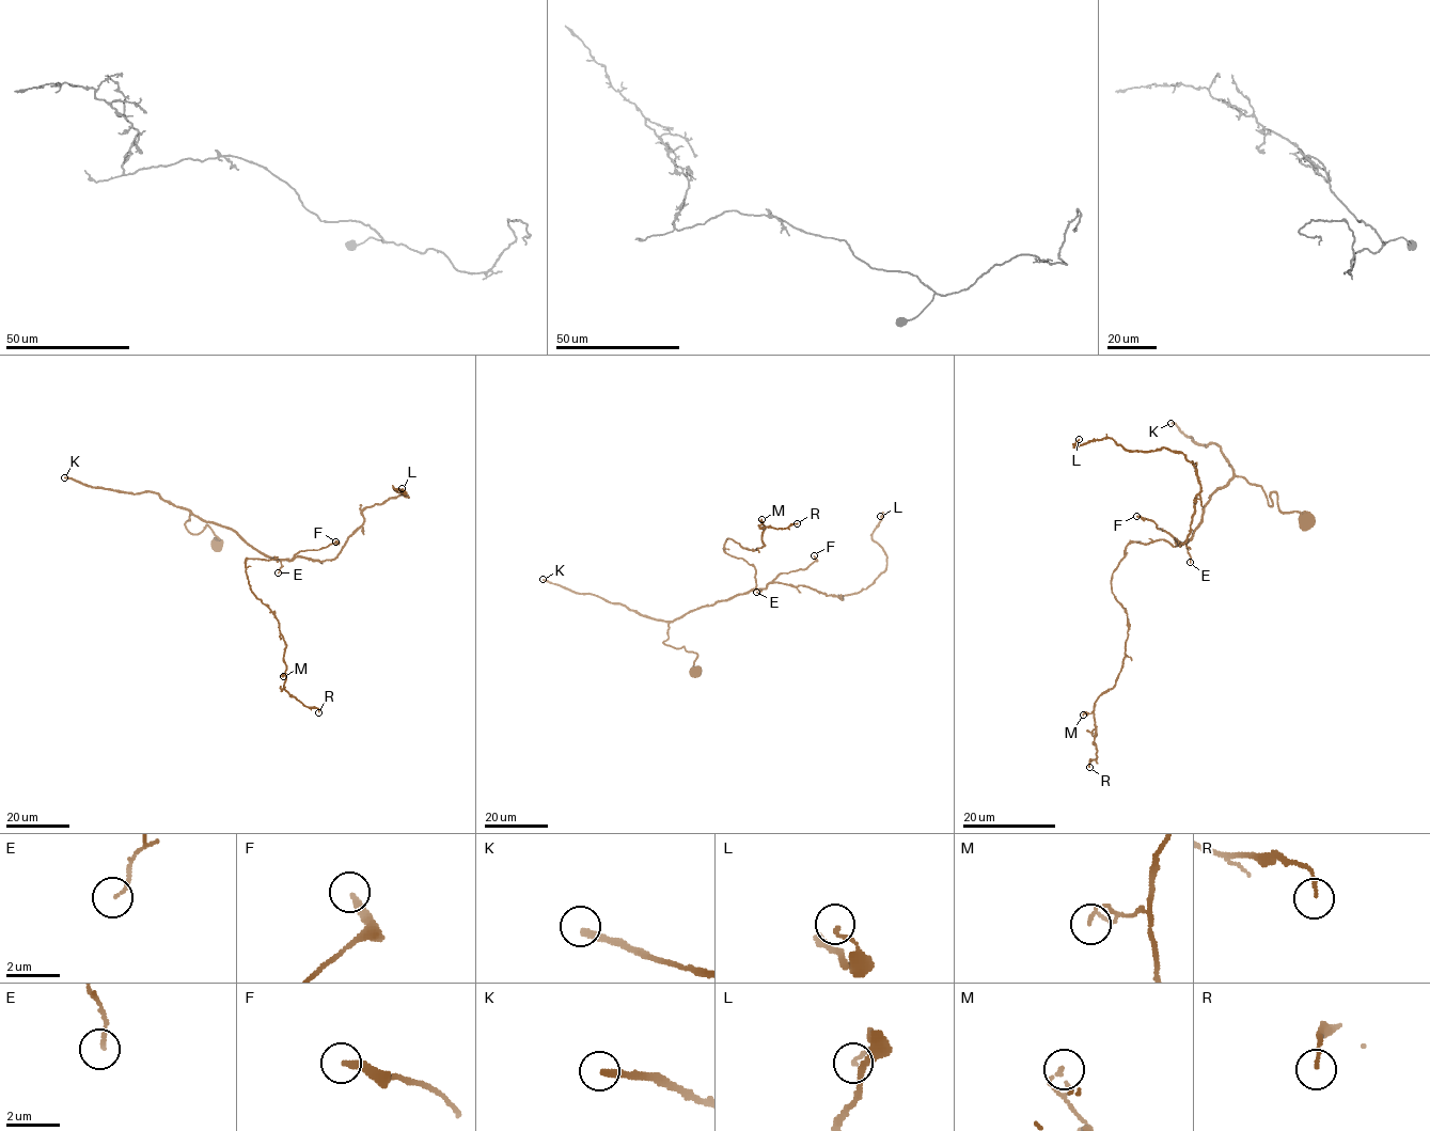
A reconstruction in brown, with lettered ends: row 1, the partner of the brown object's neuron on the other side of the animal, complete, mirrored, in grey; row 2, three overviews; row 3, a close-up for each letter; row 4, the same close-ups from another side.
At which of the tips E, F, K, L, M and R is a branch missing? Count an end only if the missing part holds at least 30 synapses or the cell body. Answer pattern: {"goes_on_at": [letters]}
{"goes_on_at": ["K"]}

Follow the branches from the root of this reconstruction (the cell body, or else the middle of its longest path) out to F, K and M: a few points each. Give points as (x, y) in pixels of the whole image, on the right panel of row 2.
F: (1306, 519), (1282, 512), (1275, 491), (1270, 505), (1261, 486), (1239, 475), (1210, 497), (1184, 543), (1136, 516)
K: (1306, 519), (1282, 512), (1275, 491), (1270, 505), (1261, 486), (1237, 475), (1215, 443), (1198, 444), (1171, 423)
M: (1306, 519), (1235, 475), (1183, 544), (1131, 542), (1111, 581), (1127, 614), (1125, 657), (1115, 684), (1083, 715)

